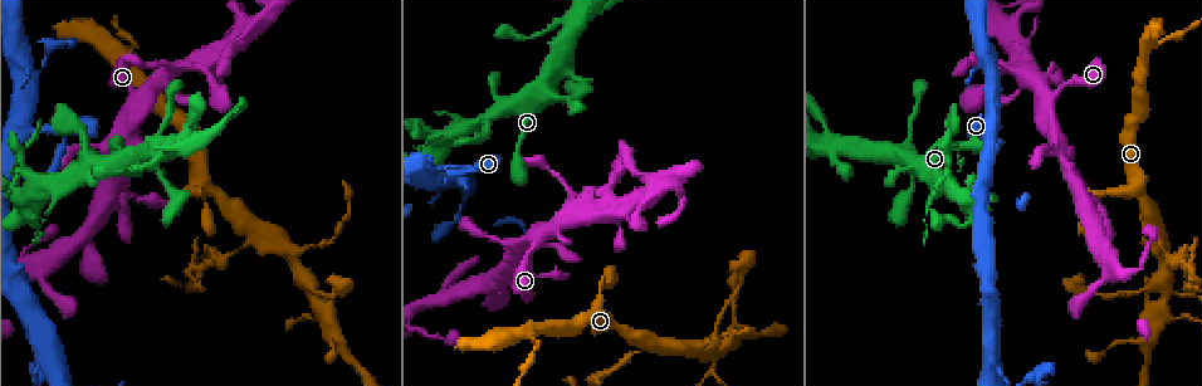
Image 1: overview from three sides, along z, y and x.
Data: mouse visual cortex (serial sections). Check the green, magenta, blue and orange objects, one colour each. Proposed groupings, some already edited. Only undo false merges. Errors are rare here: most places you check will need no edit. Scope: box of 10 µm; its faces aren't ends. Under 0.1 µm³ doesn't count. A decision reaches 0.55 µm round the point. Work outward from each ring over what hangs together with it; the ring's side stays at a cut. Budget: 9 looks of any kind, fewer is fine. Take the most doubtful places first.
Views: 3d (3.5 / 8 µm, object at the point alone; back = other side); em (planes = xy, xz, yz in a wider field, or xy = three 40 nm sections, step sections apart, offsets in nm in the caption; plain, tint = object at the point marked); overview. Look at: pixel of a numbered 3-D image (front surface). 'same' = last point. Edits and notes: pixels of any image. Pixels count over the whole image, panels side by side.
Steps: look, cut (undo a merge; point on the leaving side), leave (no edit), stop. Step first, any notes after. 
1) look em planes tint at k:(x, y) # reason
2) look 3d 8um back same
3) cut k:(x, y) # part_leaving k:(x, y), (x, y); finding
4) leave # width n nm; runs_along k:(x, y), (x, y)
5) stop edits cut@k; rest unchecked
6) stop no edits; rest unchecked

look 3d 3.5um at 1:(135, 95) # calibre changes

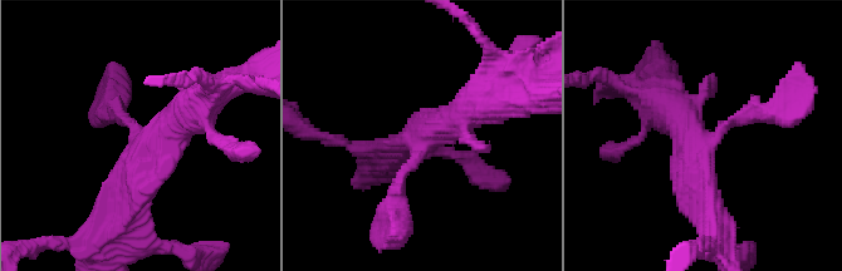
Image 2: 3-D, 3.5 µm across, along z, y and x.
look em xy step 5 tint at 2:(420, 142) # arms 3; arm_widths 200, 300, 450 nm

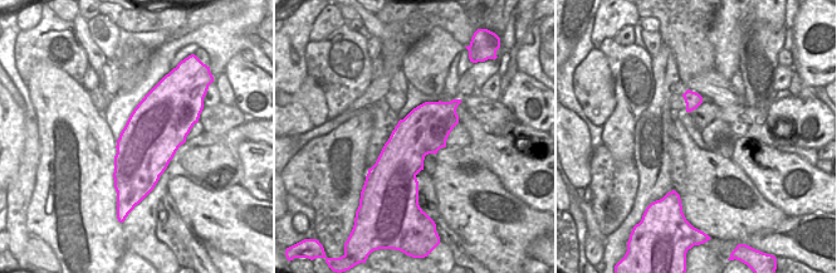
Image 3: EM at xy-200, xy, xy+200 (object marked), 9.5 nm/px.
leave # one cell here

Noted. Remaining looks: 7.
look 3d 8um at 1:(251, 230) # three arms meet

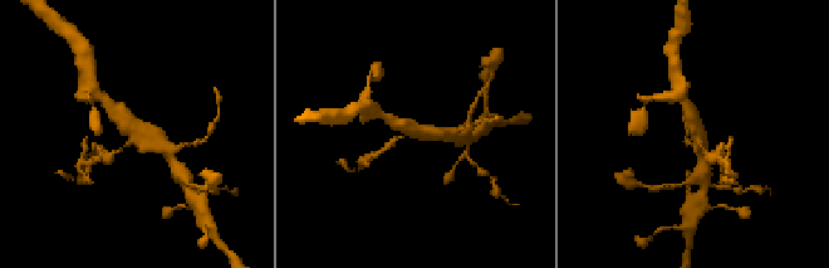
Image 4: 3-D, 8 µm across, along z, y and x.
look em xy step 5 tint same # arms 3; arm_widths 100, 300, 400 nm

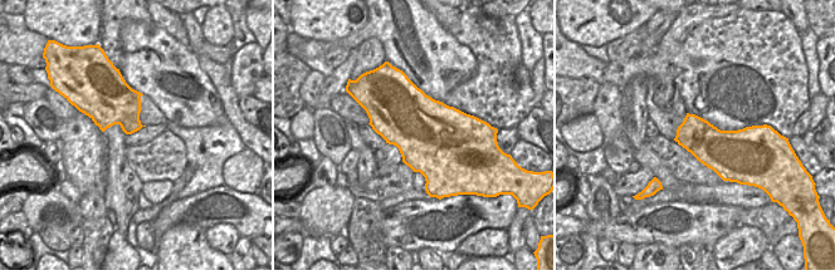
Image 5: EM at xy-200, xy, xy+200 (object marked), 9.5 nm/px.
leave # width 700 nm; runs_along 4:(108, 103), (132, 127), (166, 149); all the same cell

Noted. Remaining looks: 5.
look 3d 8um at 1:(310, 292) # a narrow waist

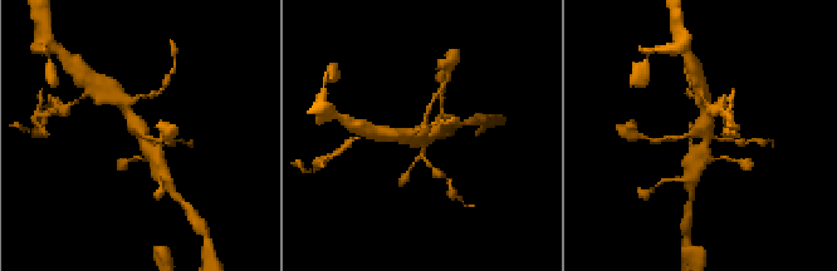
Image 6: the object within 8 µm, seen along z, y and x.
look 3d 3.5um same

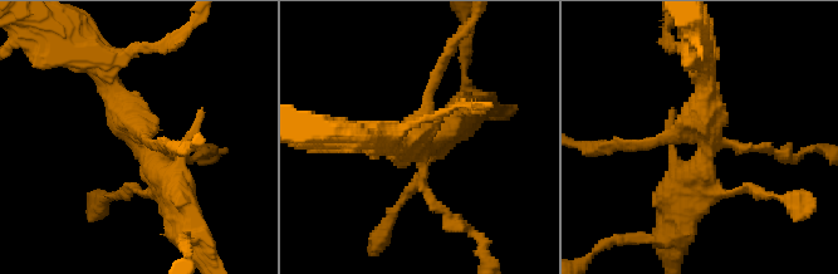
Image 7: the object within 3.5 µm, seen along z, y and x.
look em xy step 1 tint at 7:(419, 150)

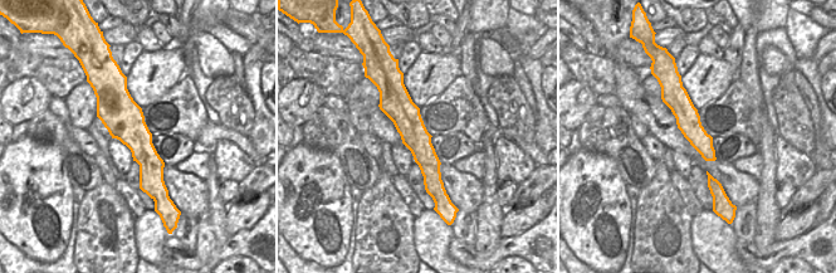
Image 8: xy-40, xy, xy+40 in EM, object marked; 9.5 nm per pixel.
leave # width 280 nm; runs_along 7:(103, 68), (176, 206); continuous, no second cell

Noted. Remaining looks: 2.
look 3d 3.5um at 1:(831, 145) # thin arm on a thick one

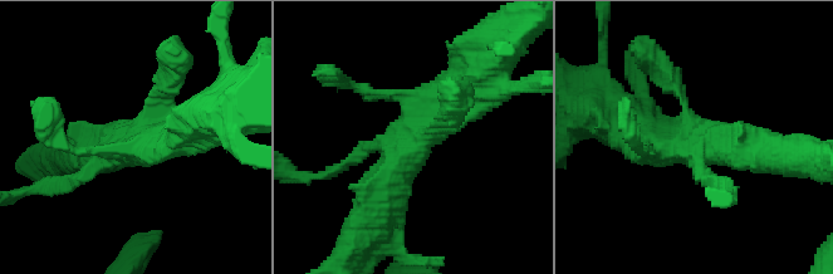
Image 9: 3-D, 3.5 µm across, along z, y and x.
leave # runs_along 9:(375, 208), (421, 120), (471, 88); one cell here

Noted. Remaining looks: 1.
stop no edits; rest unchecked

